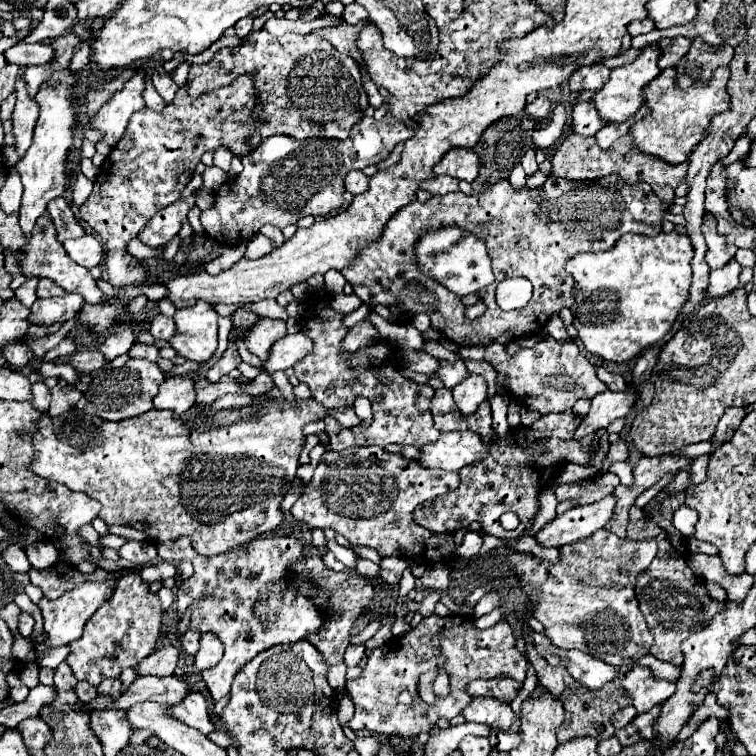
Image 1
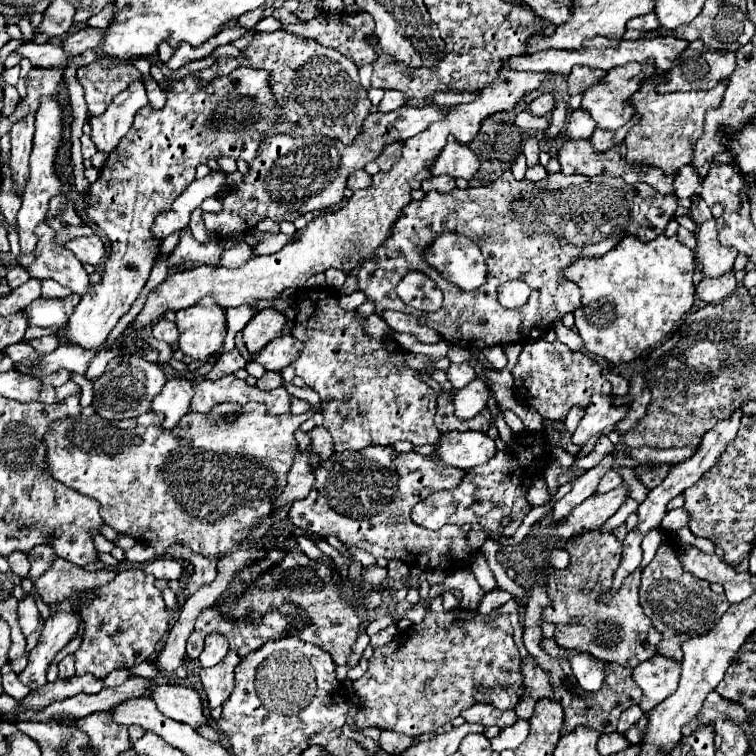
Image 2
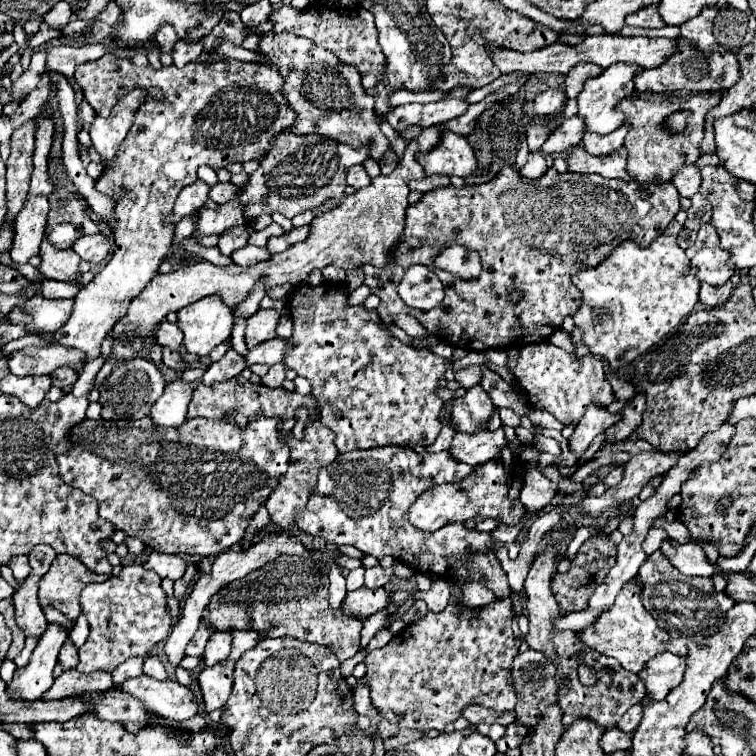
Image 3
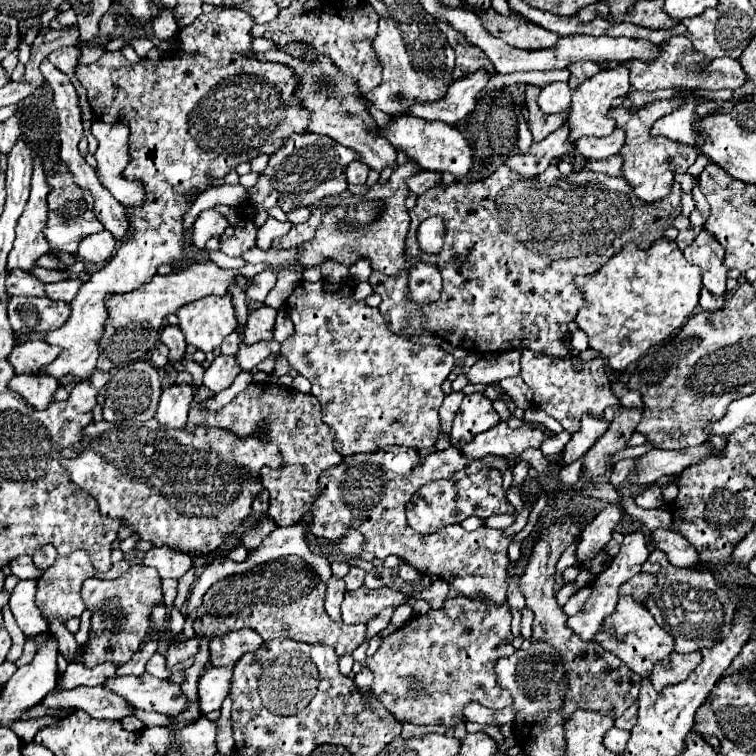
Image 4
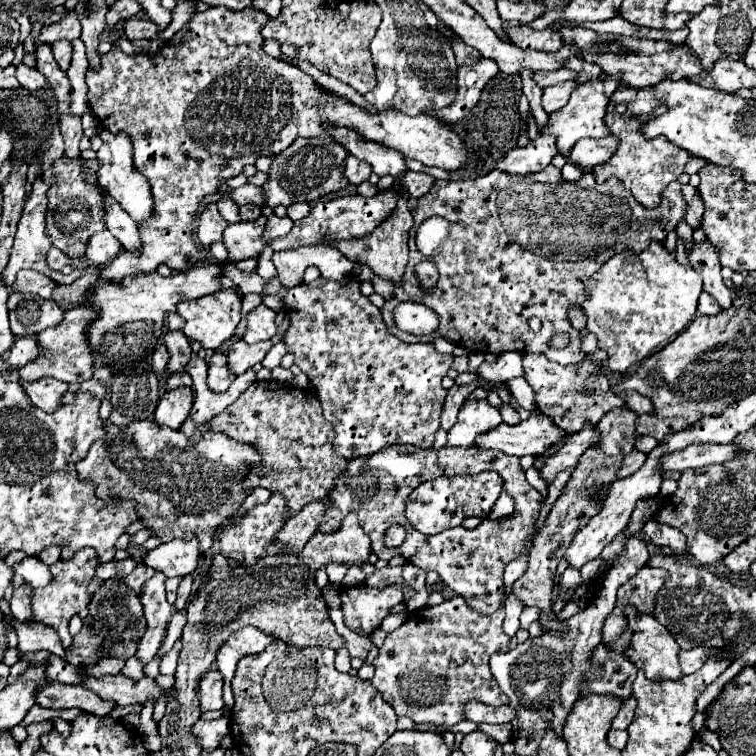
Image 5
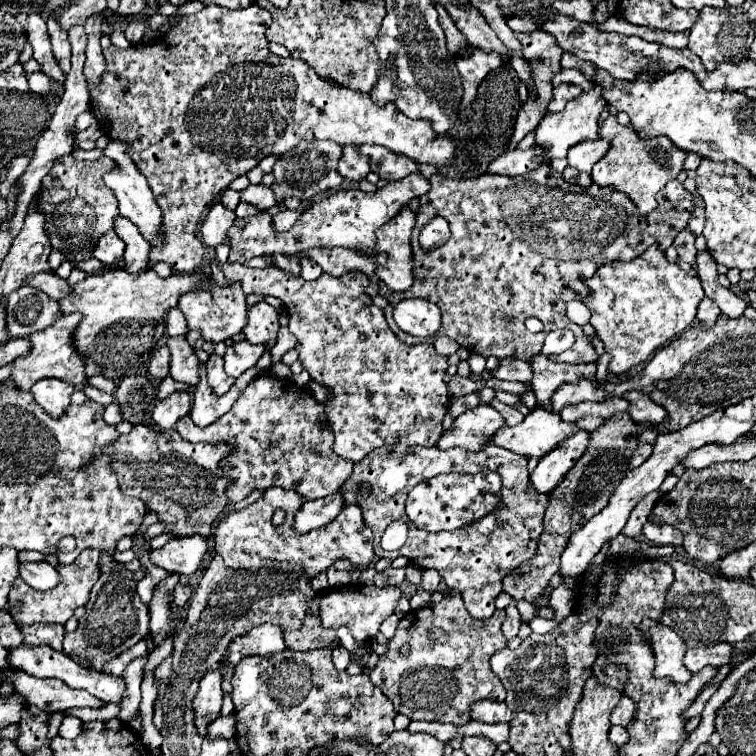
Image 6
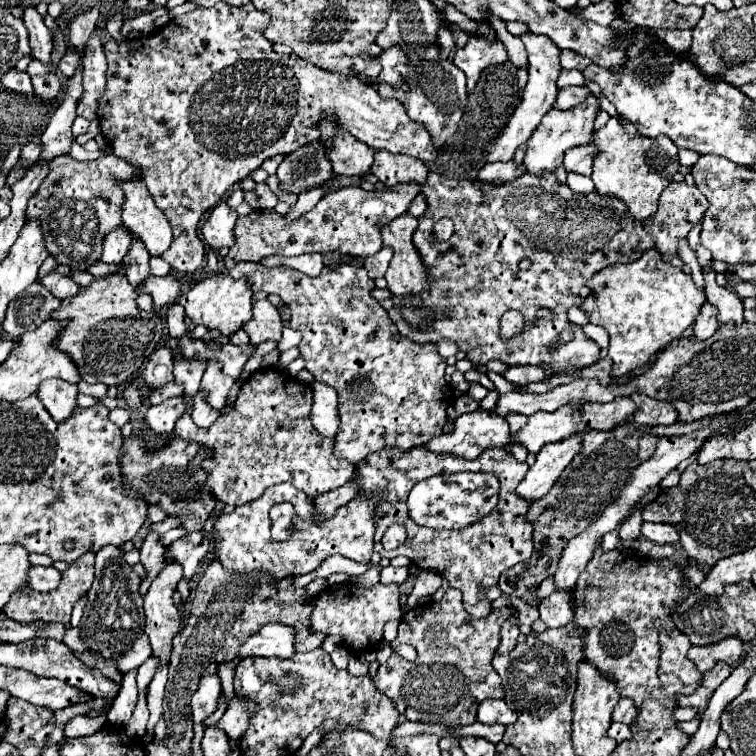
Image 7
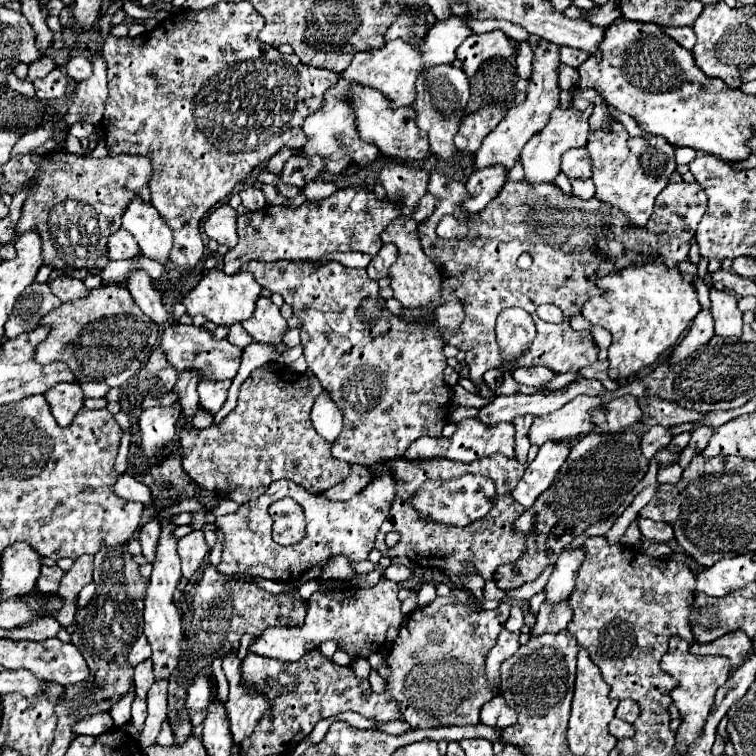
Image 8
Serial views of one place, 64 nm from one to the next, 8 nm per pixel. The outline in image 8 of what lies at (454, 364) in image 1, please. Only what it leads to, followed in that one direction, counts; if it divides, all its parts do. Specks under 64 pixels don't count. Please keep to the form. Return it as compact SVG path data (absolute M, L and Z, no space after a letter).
M528 366L528 368L512 370L512 378L524 386L542 386L542 384L550 382L554 376L556 374L544 366Z

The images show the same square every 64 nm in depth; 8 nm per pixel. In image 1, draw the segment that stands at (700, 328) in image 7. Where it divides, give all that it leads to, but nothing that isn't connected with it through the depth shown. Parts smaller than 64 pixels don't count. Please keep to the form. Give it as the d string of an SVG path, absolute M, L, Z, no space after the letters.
M732 258L728 264L724 264L718 270L710 272L710 286L708 286L708 298L720 298L738 288L738 276L742 272L742 266Z

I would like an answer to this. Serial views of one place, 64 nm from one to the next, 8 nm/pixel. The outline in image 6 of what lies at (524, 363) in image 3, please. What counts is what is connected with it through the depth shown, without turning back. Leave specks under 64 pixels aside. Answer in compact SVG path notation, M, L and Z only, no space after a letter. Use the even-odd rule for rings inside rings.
M536 354L530 360L530 368L532 368L532 380L530 386L536 394L538 404L548 410L554 412L552 408L552 394L568 382L578 382L582 378L594 380L594 372L596 371L596 363L592 364L556 364L552 360L546 360L544 354ZM608 396L604 402L578 402L578 404L566 404L562 410L558 410L560 418L564 422L576 424L580 430L596 430L608 416L614 416L618 412L626 412L628 402L624 398Z

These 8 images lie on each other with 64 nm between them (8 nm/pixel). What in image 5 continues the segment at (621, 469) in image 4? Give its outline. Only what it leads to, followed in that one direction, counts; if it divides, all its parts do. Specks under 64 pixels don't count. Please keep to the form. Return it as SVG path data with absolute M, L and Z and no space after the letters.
M632 450L630 454L626 454L624 456L624 460L622 460L622 466L620 466L620 470L618 470L618 478L628 478L628 476L632 476L636 470L640 470L640 466L646 462L646 454L642 454L642 452L636 452L636 450Z

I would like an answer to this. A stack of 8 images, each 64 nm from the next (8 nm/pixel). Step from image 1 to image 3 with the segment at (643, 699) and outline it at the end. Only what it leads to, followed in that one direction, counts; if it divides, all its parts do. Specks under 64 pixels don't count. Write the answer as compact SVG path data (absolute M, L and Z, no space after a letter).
M662 652L646 662L638 672L640 680L646 686L646 692L652 700L664 700L672 688L682 682L686 668L686 658L670 652Z

